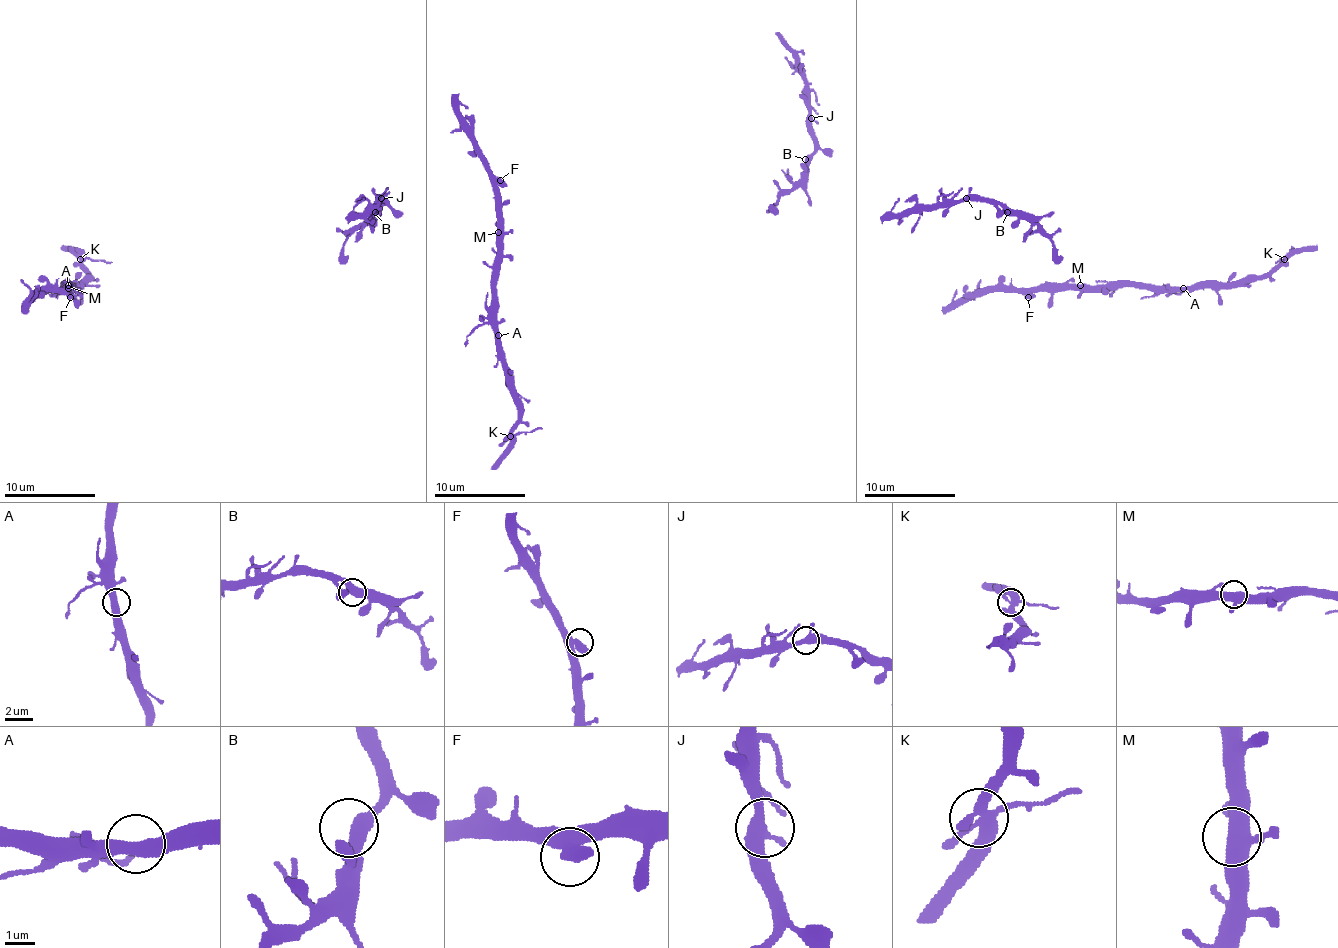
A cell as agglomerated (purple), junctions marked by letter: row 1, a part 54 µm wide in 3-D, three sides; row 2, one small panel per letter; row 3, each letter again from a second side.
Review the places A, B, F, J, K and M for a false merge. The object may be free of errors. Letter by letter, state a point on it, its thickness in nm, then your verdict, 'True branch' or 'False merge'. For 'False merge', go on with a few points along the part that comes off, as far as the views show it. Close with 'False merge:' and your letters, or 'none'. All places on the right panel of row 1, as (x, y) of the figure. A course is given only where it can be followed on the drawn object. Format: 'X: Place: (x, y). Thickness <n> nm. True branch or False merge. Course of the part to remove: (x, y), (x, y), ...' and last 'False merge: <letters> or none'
A: Place: (1183, 288). Thickness 440 nm. True branch
B: Place: (1007, 212). Thickness 480 nm. True branch
F: Place: (1028, 297). Thickness 600 nm. True branch
J: Place: (966, 198). Thickness 380 nm. True branch
K: Place: (1284, 259). Thickness 360 nm. True branch
M: Place: (1080, 285). Thickness 460 nm. True branch
False merge: none

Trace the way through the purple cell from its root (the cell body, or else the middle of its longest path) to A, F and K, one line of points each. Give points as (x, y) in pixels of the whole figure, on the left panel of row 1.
A: (82, 295), (66, 285), (68, 288)
F: (82, 295), (68, 290), (70, 297)
K: (82, 295), (70, 285), (66, 288), (77, 285), (89, 276), (89, 269), (79, 258)

